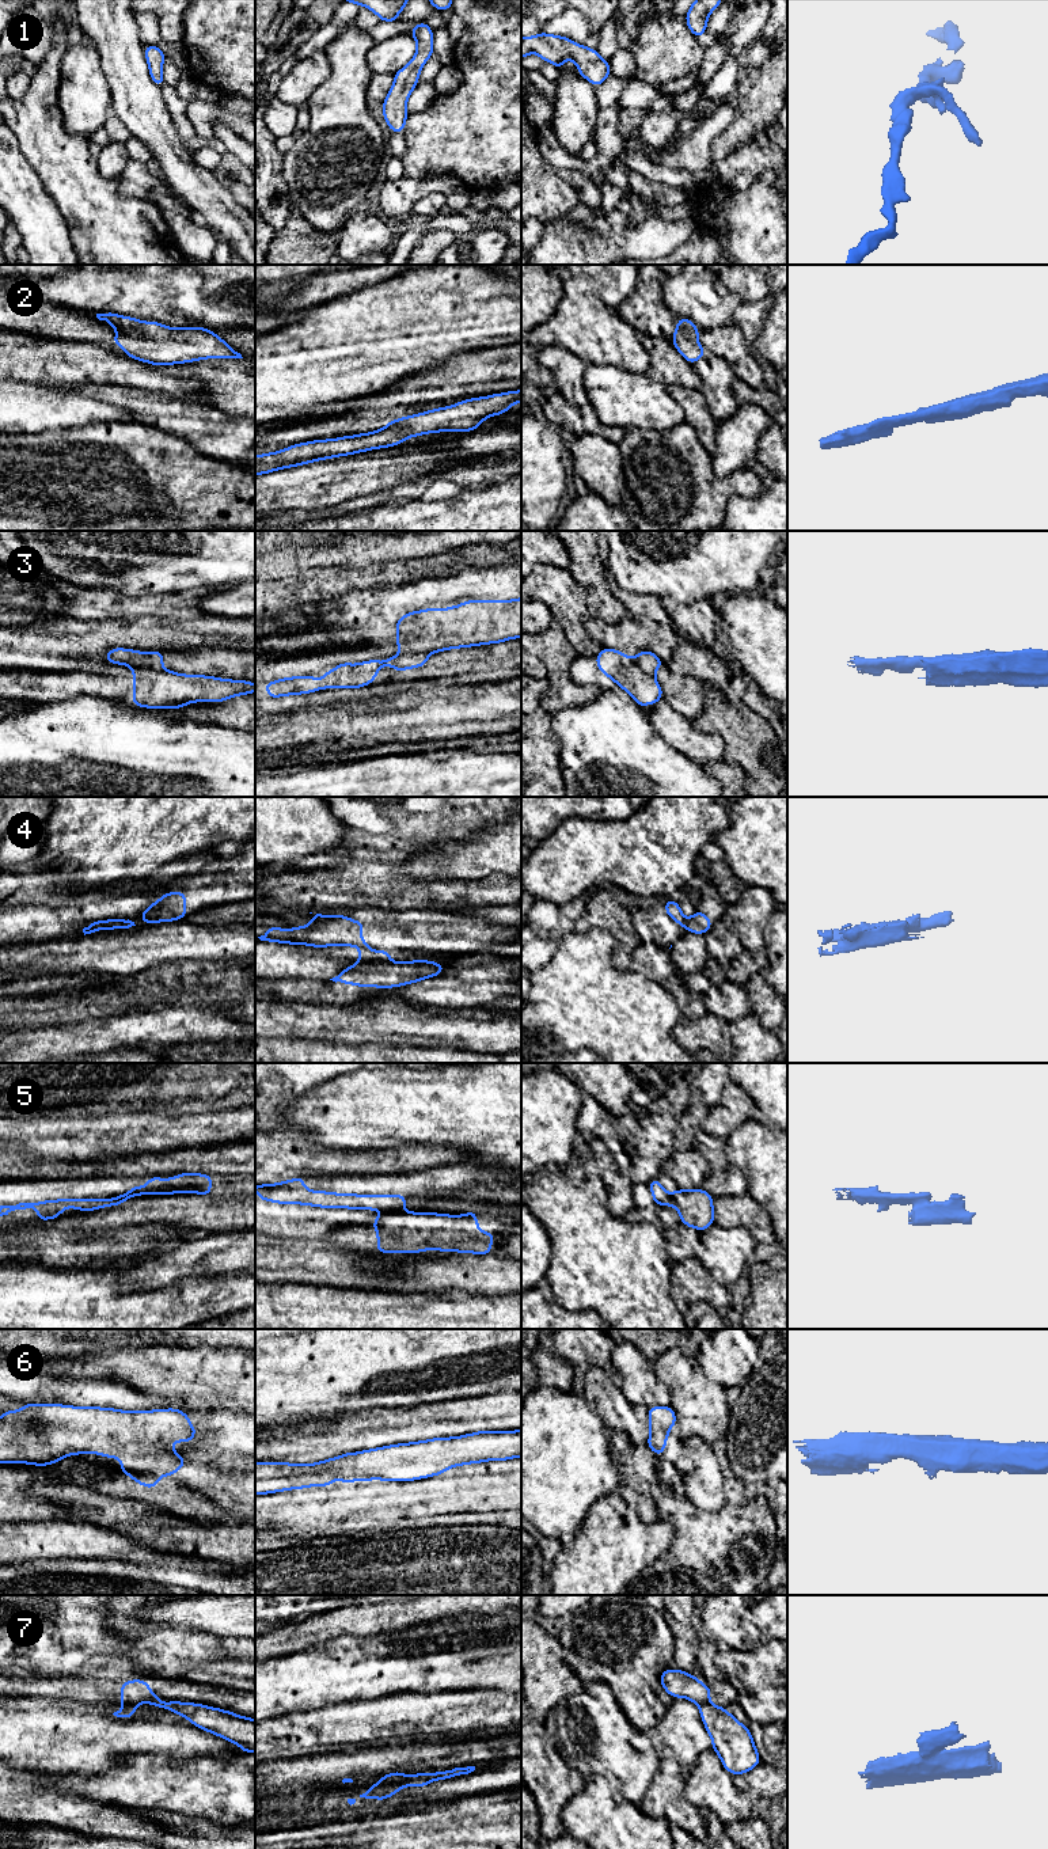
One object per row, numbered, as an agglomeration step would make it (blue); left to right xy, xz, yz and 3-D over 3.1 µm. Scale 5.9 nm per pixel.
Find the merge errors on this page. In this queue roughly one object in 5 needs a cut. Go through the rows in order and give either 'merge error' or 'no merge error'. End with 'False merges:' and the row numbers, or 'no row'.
1: no merge error
2: no merge error
3: merge error
4: merge error
5: merge error
6: no merge error
7: merge error
False merges: 3, 4, 5, 7

